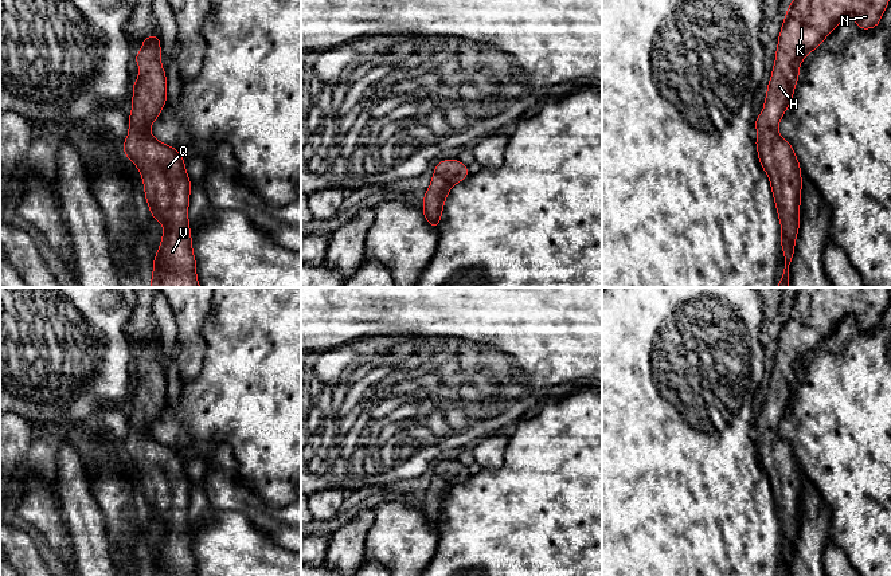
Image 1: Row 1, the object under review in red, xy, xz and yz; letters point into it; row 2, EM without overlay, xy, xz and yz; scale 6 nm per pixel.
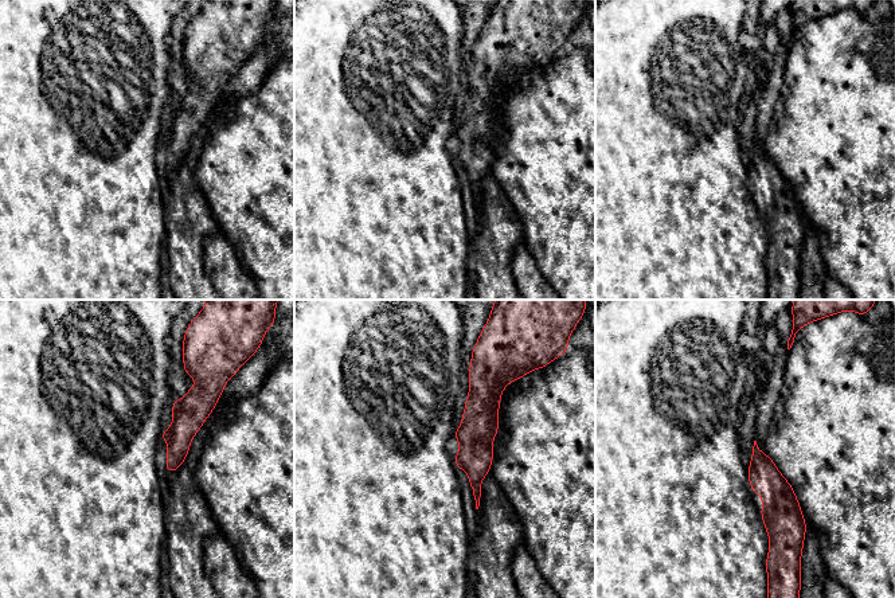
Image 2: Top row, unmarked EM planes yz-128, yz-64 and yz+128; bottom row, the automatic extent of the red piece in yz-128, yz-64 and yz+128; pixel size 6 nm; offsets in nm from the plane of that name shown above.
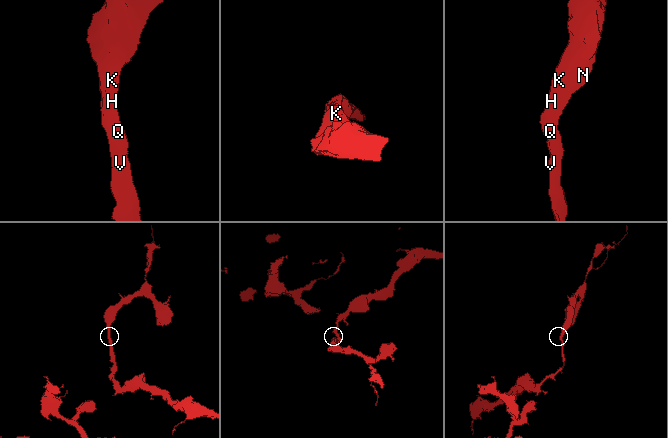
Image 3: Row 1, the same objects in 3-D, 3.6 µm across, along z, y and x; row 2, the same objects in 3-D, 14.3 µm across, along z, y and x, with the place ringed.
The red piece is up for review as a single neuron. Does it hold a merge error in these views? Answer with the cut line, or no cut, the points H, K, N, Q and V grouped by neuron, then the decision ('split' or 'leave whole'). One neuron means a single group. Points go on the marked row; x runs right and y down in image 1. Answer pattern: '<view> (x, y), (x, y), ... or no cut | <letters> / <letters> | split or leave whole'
no cut | H K N Q V | leave whole

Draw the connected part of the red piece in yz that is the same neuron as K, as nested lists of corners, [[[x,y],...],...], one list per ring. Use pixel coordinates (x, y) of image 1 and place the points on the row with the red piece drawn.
[[[793,0],[786,11],[765,106],[754,121],[759,164],[769,176],[782,231],[785,265],[777,287],[789,287],[800,227],[801,166],[790,142],[778,134],[778,124],[792,102],[800,77],[798,66],[848,16],[853,17],[860,30],[880,24],[888,3],[890,0]]]

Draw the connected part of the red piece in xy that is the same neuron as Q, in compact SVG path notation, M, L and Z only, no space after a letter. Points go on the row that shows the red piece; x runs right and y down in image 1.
M160 35L138 40L144 44L142 50L134 54L134 60L140 66L140 75L133 83L129 133L122 144L122 149L128 160L140 169L151 218L164 226L160 248L153 258L153 274L149 287L200 287L196 278L196 260L192 252L191 226L188 223L191 180L180 152L157 141L149 130L149 126L159 118L167 102L167 74L160 64Z

